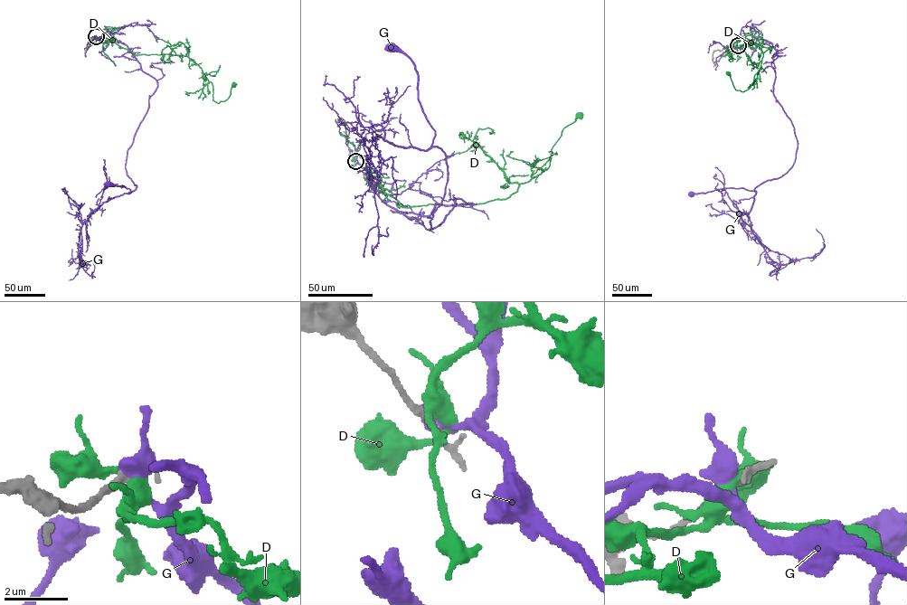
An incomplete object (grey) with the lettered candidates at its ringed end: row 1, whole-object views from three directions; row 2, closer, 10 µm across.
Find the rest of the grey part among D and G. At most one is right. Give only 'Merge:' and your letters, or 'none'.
Merge: none

